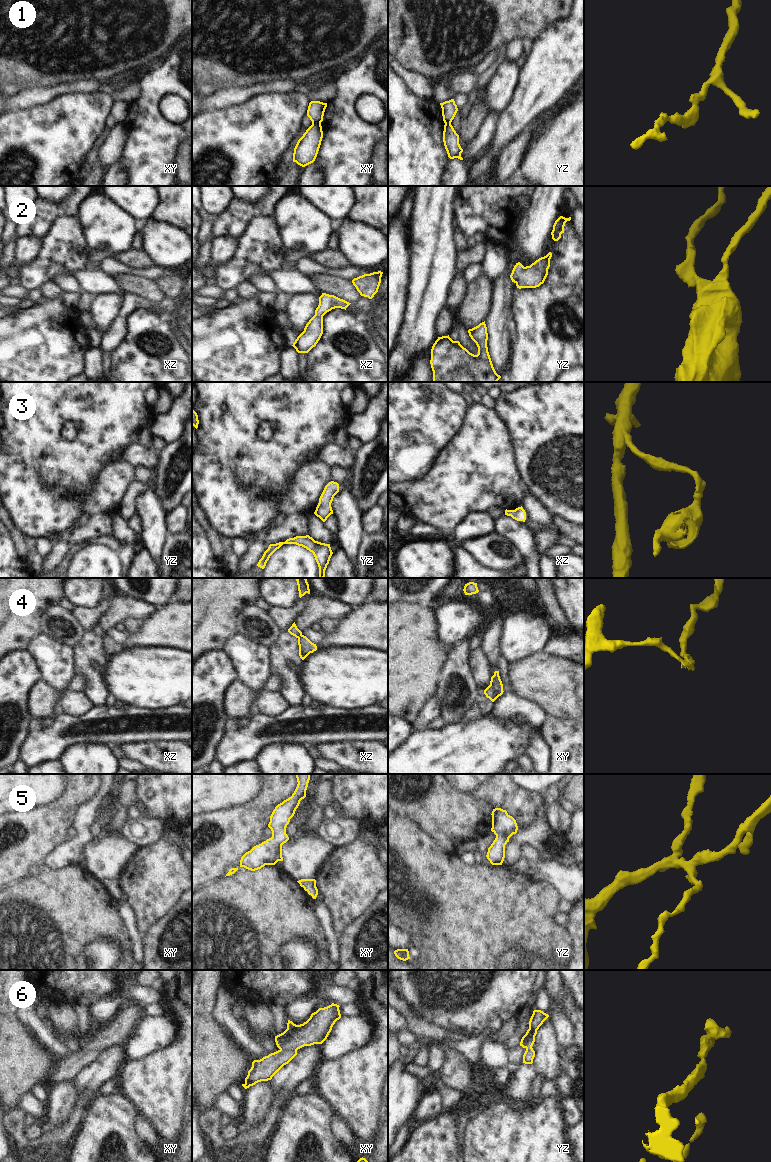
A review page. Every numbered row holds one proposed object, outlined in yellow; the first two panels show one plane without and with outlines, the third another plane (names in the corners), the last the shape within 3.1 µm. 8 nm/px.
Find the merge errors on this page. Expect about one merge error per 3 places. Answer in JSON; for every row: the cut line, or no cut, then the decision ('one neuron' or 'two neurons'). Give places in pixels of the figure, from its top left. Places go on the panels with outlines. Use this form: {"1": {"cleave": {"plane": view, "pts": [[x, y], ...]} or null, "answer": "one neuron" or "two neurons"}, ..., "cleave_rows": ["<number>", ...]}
{"1": {"cleave": {"plane": "xy", "pts": [[312, 122], [320, 123]]}, "answer": "two neurons"}, "2": {"cleave": null, "answer": "one neuron"}, "3": {"cleave": null, "answer": "one neuron"}, "4": {"cleave": {"plane": "xy", "pts": [[490, 684], [497, 697]]}, "answer": "two neurons"}, "5": {"cleave": null, "answer": "one neuron"}, "6": {"cleave": null, "answer": "one neuron"}, "cleave_rows": ["1", "4"]}

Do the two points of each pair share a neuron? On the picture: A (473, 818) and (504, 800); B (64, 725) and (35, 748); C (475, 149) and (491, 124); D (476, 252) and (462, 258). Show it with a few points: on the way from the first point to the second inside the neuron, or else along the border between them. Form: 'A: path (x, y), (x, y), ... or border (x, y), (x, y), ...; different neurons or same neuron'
A: border (471, 794), (477, 800), (486, 802), (492, 809); different neurons
B: path (57, 732), (46, 743), (42, 744); same neuron
C: path (479, 143), (487, 130); same neuron
D: path (473, 255), (465, 257); same neuron

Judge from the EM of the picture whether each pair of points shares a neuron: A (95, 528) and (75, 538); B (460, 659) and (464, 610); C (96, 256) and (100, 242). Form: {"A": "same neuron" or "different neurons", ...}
{"A": "same neuron", "B": "different neurons", "C": "same neuron"}

